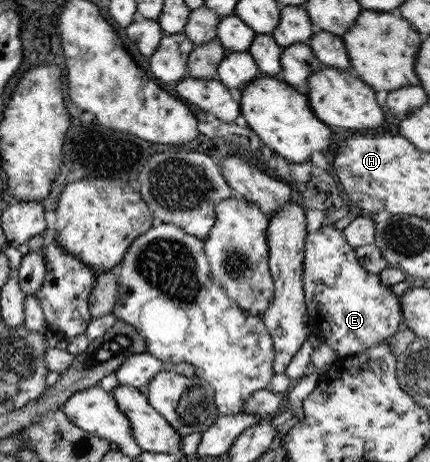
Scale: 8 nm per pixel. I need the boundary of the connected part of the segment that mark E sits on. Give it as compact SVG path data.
M320 226L315 232L307 233L303 245L302 292L306 313L310 320L311 329L316 331L315 336L330 345L337 357L350 357L370 347L398 330L403 322L398 297L392 293L389 285L384 286L378 275L368 273L360 267L352 249L341 236L341 232L331 226Z

